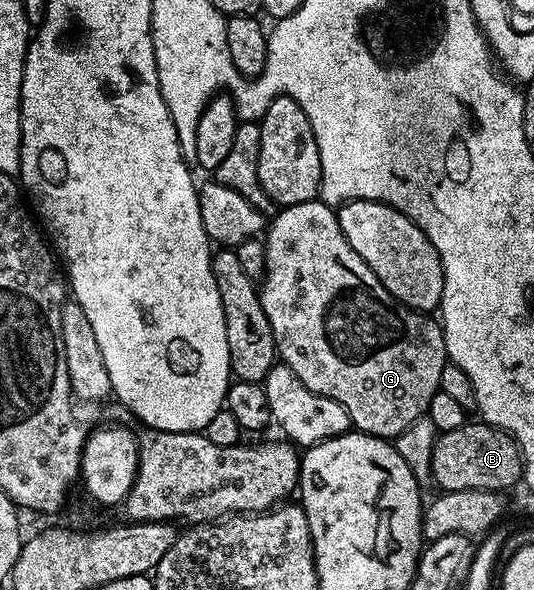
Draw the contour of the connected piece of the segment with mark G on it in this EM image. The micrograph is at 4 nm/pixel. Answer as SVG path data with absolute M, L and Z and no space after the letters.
M322 201L298 203L292 207L282 208L266 224L263 249L265 265L259 287L261 309L265 309L265 317L269 317L269 329L273 329L278 358L299 378L305 385L305 389L313 389L313 393L337 401L349 413L354 430L361 431L365 435L376 435L379 439L394 440L396 435L409 429L409 425L413 425L413 421L424 418L429 401L433 401L433 397L440 390L441 369L445 369L445 365L449 361L442 326L436 320L434 323L430 314L415 311L412 307L406 307L403 303L396 301L389 293L389 289L385 289L385 285L381 285L381 281L377 281L373 269L369 269L369 265L365 265L365 261L361 261L361 257L355 252L353 245L349 245L339 224L336 208L328 207Z

